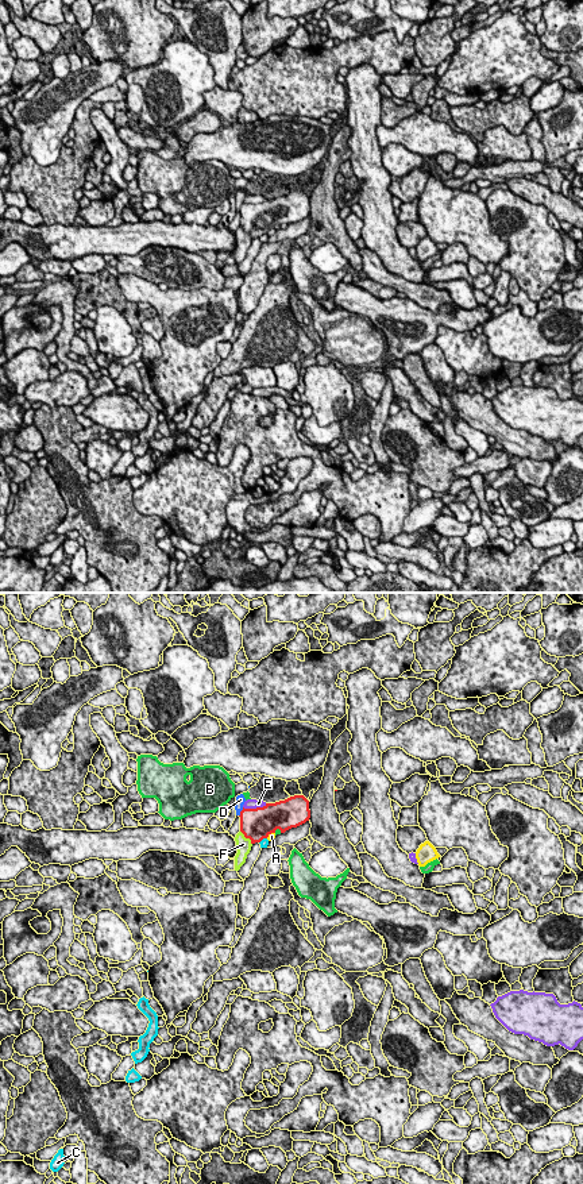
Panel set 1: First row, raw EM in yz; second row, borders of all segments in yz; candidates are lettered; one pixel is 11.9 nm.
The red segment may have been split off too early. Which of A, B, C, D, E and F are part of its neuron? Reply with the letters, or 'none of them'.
none of them

